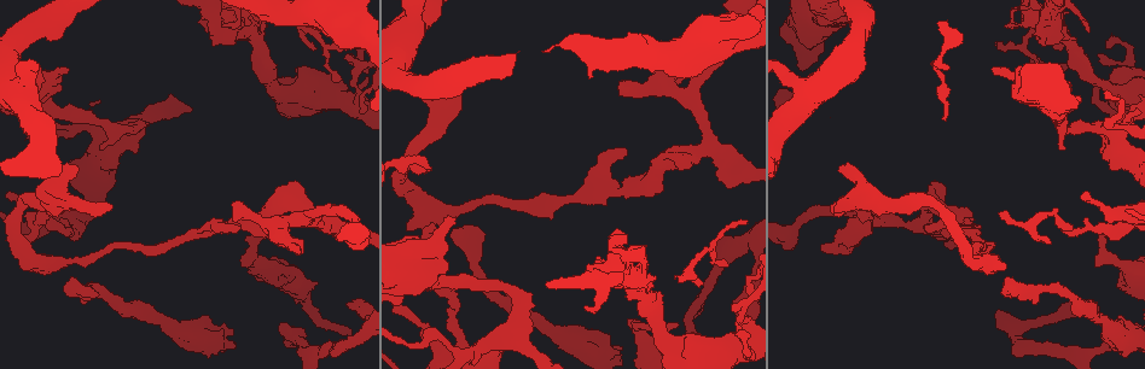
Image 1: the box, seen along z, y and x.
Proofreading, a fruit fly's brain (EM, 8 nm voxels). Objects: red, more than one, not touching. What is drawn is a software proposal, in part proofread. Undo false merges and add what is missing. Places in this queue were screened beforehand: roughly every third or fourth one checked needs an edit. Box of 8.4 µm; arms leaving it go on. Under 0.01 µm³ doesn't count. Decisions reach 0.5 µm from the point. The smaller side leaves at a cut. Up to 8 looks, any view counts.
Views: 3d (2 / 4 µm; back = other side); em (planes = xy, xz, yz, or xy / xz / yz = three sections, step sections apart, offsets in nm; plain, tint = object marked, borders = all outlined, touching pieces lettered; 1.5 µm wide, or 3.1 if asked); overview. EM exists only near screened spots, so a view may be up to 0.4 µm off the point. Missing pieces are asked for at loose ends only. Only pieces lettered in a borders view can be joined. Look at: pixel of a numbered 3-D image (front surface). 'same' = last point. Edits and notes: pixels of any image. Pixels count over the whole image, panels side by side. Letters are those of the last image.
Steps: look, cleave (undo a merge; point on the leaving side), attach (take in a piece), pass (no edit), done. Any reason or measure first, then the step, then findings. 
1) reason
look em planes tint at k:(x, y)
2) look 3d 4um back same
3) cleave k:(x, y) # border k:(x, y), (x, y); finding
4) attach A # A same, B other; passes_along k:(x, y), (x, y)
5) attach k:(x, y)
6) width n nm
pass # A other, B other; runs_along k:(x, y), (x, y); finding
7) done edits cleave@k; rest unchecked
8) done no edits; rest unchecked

an open end
look em yz step 4 tint at 1:(1051, 242)

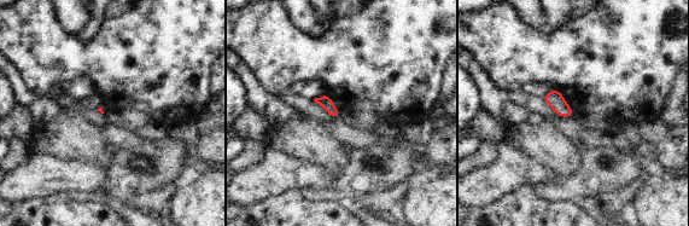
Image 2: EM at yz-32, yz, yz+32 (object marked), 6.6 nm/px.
what lies round it
look em yz step 4 borders same

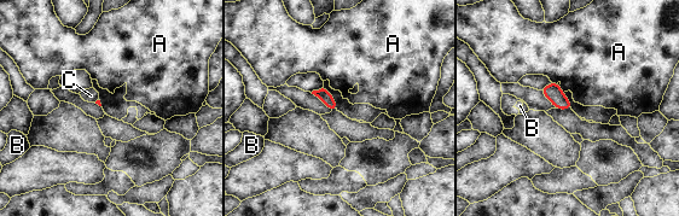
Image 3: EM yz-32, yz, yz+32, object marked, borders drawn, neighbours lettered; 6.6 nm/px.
pass # A other, B other, C other; no lettered piece goes on from it

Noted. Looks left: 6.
free end
look 3d 4um at 1:(101, 148)

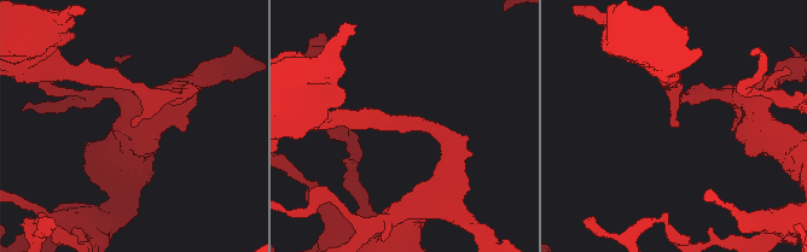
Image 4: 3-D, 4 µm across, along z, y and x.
arm_widths 200, 200 nm; need the tissue
look em planes borders at 4:(675, 125)

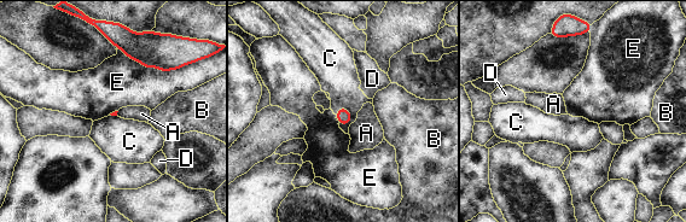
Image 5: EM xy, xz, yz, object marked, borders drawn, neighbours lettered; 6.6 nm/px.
pass # A other, B other, C other, D other, E other; border 5:(341, 106), (350, 114), (346, 126); none of them fits

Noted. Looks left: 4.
an open end
look 3d 4um at 1:(110, 208)

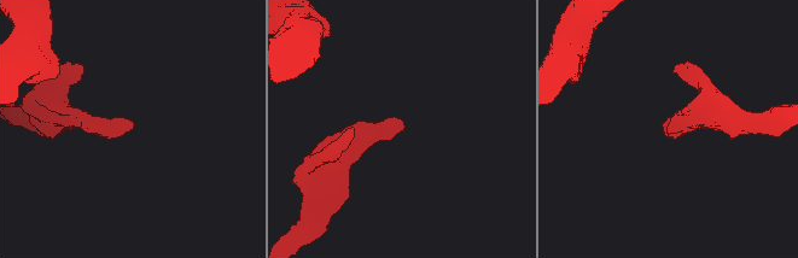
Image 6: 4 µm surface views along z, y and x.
look em xy step 4 tint at 6:(133, 125)

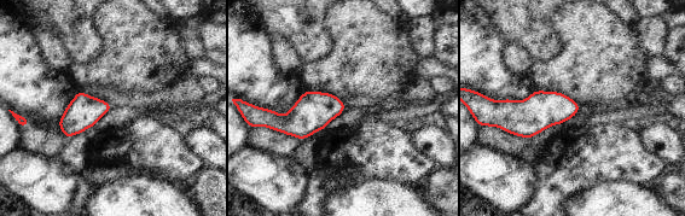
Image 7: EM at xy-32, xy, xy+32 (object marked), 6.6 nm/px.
look em xy step 4 borders same

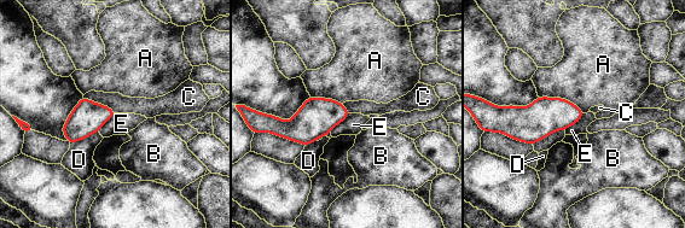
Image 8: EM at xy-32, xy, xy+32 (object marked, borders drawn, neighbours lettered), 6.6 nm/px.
width 180 nm
pass # A other, B other, C other, D other, E other; border 8:(349, 112), (330, 132); no lettered piece goes on from it

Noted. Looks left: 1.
done no edits; rest unchecked

